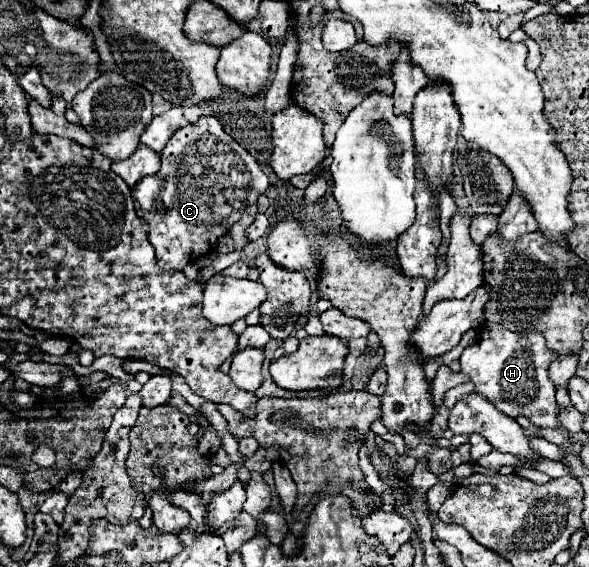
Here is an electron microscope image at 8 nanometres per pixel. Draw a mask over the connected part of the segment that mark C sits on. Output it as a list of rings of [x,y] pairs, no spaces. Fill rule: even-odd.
[[[201,117],[197,123],[177,131],[161,151],[161,169],[133,187],[137,215],[149,223],[149,243],[157,251],[157,265],[161,269],[183,271],[187,263],[213,251],[217,239],[227,235],[231,225],[241,219],[245,207],[257,203],[267,185],[267,175],[259,169],[255,157],[229,137],[215,117]]]

